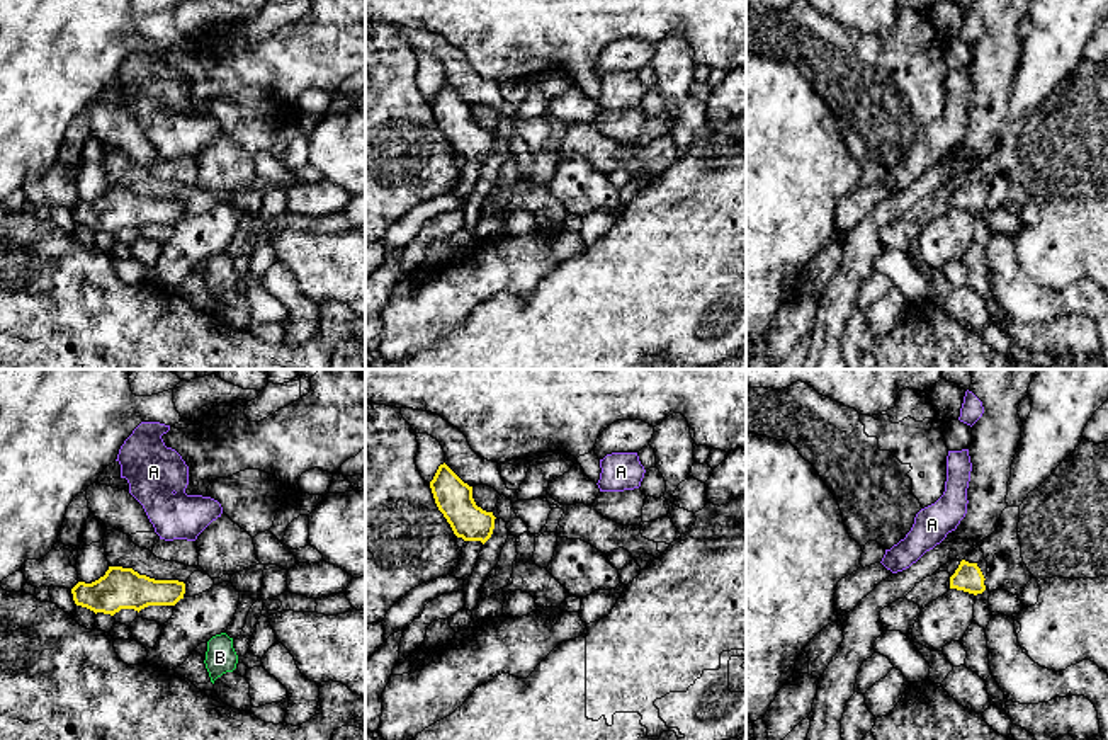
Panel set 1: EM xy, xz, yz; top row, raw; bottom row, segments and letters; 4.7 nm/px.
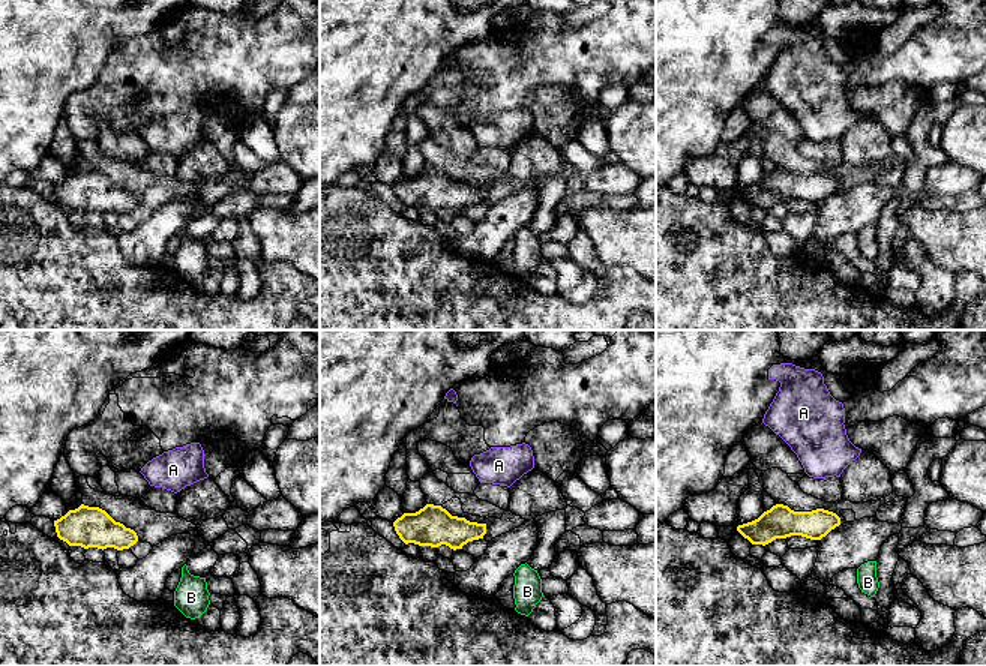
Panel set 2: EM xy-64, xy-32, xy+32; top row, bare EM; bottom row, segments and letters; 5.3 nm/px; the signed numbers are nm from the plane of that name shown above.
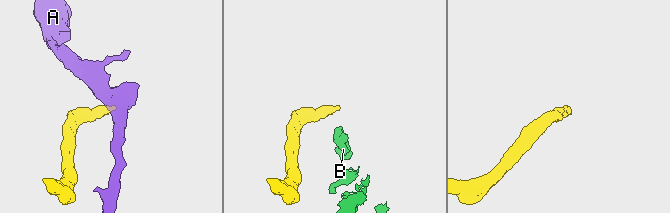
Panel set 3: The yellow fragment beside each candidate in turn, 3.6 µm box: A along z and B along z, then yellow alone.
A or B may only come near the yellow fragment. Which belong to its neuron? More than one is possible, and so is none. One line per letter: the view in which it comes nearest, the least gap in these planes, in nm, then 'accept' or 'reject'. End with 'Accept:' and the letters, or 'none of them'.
A: view yz; gap 140 nm; reject
B: view xy; gap 240 nm; reject
Accept: none of them

